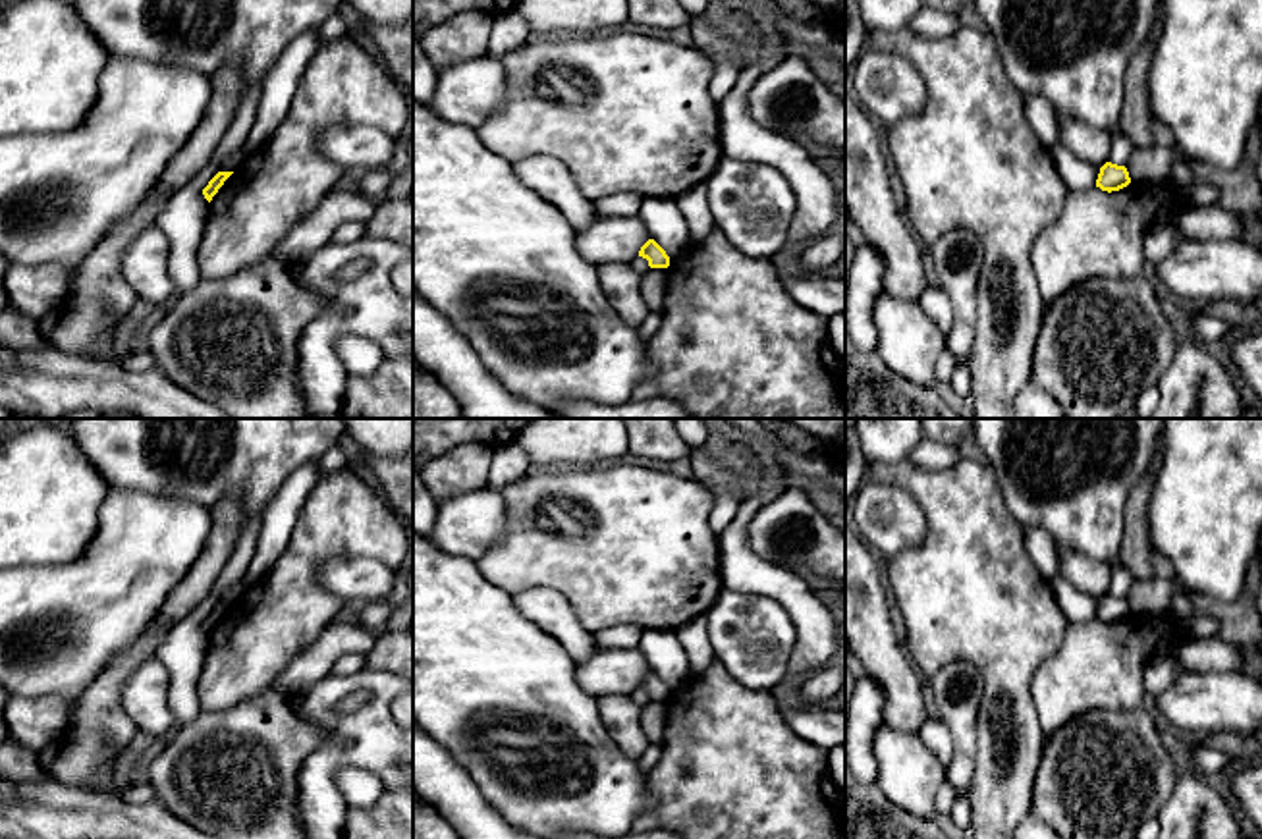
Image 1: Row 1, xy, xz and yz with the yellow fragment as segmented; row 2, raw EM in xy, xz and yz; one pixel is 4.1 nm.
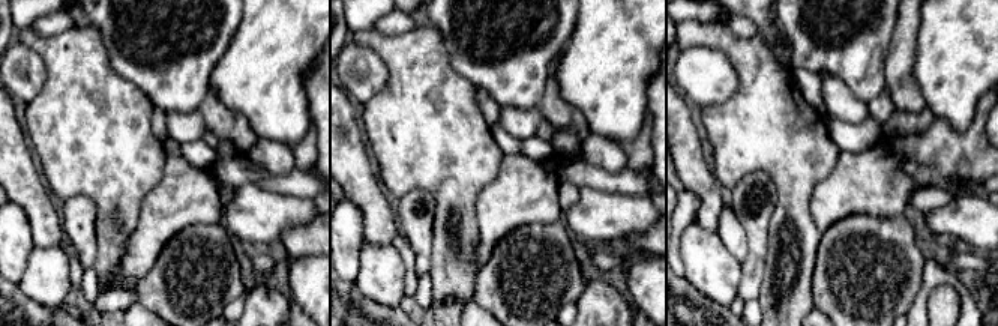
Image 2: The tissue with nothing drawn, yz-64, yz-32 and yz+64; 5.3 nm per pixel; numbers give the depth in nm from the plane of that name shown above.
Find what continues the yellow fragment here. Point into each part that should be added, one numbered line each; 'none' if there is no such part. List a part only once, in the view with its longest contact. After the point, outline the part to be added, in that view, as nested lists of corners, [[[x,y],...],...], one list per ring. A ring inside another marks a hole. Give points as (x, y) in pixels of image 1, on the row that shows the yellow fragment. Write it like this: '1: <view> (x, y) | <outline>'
none

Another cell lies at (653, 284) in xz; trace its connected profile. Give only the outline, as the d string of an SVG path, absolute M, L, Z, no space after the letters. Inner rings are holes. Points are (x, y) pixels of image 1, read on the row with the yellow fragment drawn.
M650 268L641 278L641 293L648 309L656 314L664 311L666 299L666 285L668 285L668 268Z

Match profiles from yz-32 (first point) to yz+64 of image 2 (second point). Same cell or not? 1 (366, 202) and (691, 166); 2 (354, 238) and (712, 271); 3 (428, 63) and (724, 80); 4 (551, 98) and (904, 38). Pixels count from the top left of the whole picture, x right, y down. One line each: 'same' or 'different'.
1: same
2: different
3: different
4: same

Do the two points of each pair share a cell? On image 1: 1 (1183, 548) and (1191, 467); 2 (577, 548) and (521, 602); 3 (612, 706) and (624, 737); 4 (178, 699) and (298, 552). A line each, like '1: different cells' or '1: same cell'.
1: same cell
2: different cells
3: same cell
4: different cells

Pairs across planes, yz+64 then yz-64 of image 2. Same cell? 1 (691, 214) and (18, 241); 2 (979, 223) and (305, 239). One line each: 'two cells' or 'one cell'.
1: one cell
2: two cells

